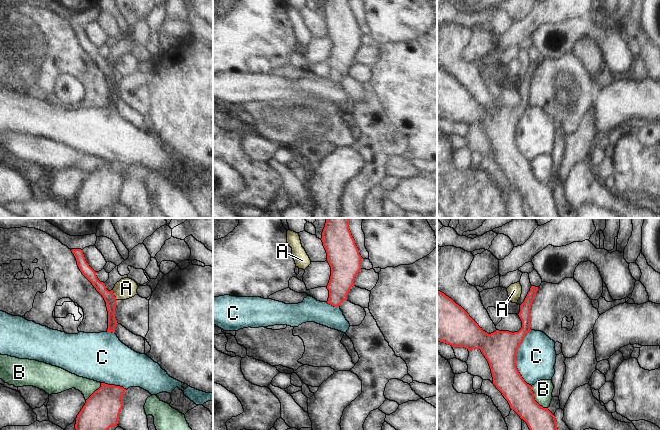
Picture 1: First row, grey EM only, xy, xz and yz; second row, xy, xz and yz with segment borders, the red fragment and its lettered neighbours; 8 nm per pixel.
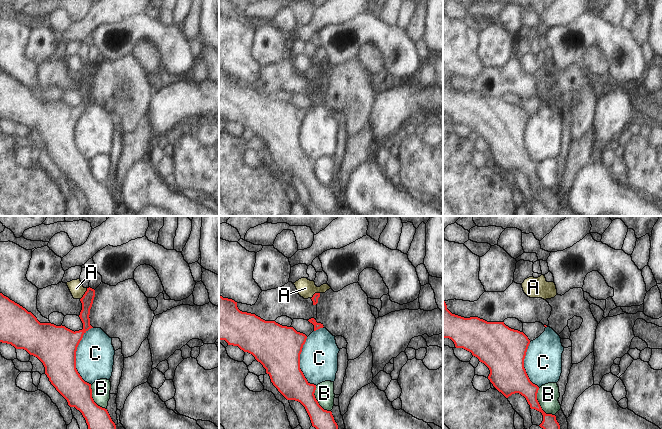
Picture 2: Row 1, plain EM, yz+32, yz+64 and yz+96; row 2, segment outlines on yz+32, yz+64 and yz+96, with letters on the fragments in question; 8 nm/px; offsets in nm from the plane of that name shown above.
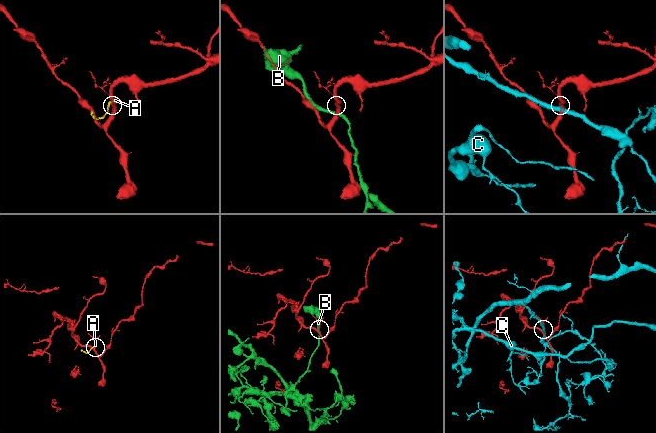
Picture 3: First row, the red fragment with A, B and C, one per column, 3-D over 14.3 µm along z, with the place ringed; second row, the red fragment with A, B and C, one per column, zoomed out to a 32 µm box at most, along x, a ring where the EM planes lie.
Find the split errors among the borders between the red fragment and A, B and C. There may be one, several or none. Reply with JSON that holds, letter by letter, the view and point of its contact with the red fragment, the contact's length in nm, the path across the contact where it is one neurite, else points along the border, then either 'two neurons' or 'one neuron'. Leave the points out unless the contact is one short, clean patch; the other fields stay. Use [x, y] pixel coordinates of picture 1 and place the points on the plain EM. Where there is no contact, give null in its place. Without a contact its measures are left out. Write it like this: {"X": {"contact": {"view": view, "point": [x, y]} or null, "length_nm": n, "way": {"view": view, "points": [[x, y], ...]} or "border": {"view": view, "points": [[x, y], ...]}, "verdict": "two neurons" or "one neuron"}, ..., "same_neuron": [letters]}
{"A": {"contact": {"view": "xy", "point": [113, 71]}, "length_nm": 90, "border": {"view": "xy", "points": [[112, 66], [116, 76]]}, "verdict": "two neurons"}, "B": {"contact": {"view": "yz", "point": [534, 175]}, "length_nm": 220, "border": {"view": "yz", "points": [[531, 162], [533, 174], [540, 181], [547, 184]]}, "verdict": "two neurons"}, "C": {"contact": {"view": "yz", "point": [515, 135]}, "length_nm": 460, "verdict": "two neurons"}, "same_neuron": []}

